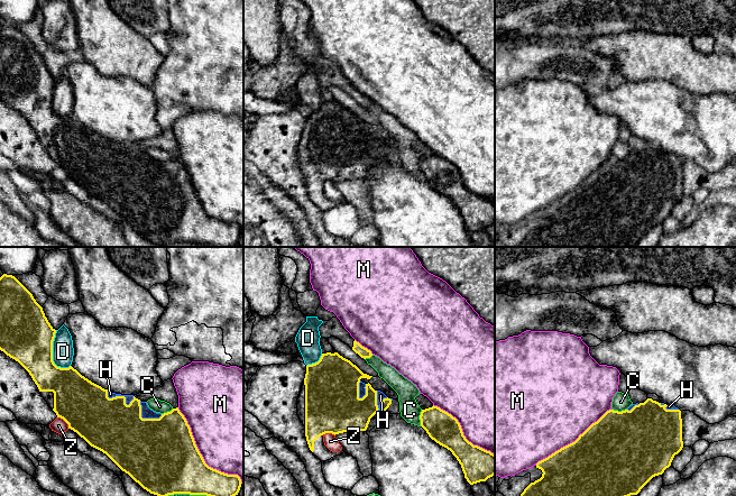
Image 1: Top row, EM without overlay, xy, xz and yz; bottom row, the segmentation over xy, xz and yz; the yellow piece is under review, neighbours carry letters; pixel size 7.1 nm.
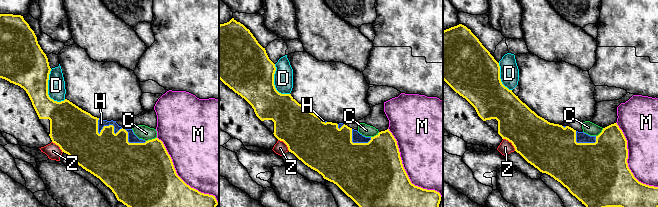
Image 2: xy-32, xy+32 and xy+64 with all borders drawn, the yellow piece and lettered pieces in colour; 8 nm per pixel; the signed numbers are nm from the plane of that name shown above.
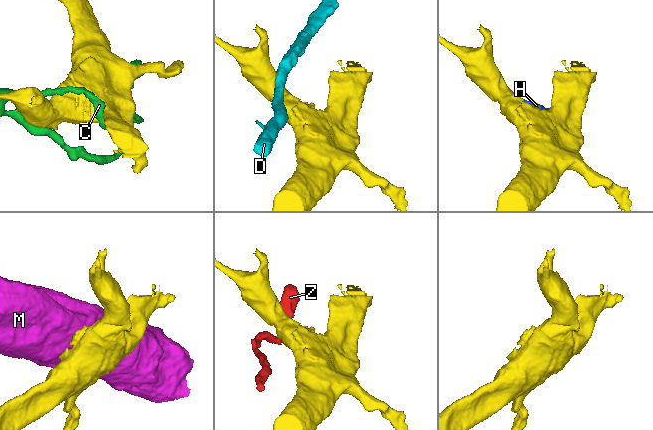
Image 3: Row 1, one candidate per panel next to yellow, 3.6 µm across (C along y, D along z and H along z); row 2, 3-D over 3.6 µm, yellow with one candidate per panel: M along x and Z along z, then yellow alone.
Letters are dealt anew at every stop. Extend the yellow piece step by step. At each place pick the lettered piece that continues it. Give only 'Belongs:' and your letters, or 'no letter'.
Belongs: H

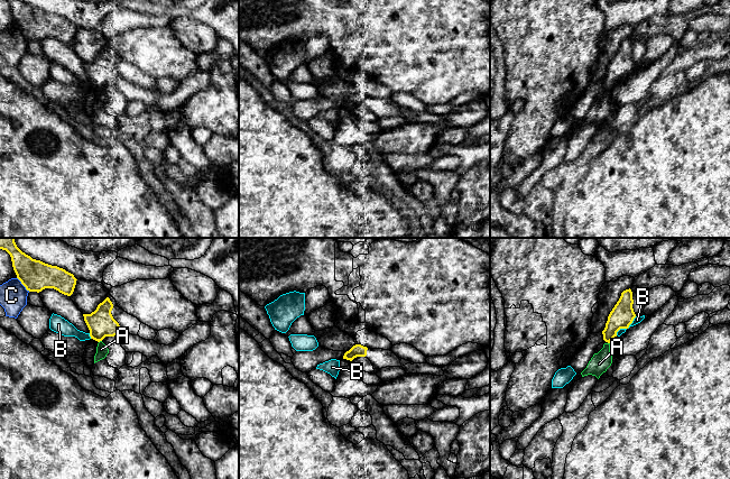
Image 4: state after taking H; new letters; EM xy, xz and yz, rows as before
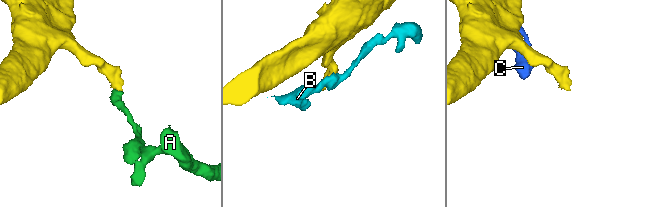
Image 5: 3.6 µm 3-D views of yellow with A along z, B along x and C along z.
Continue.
Belongs: no letter

